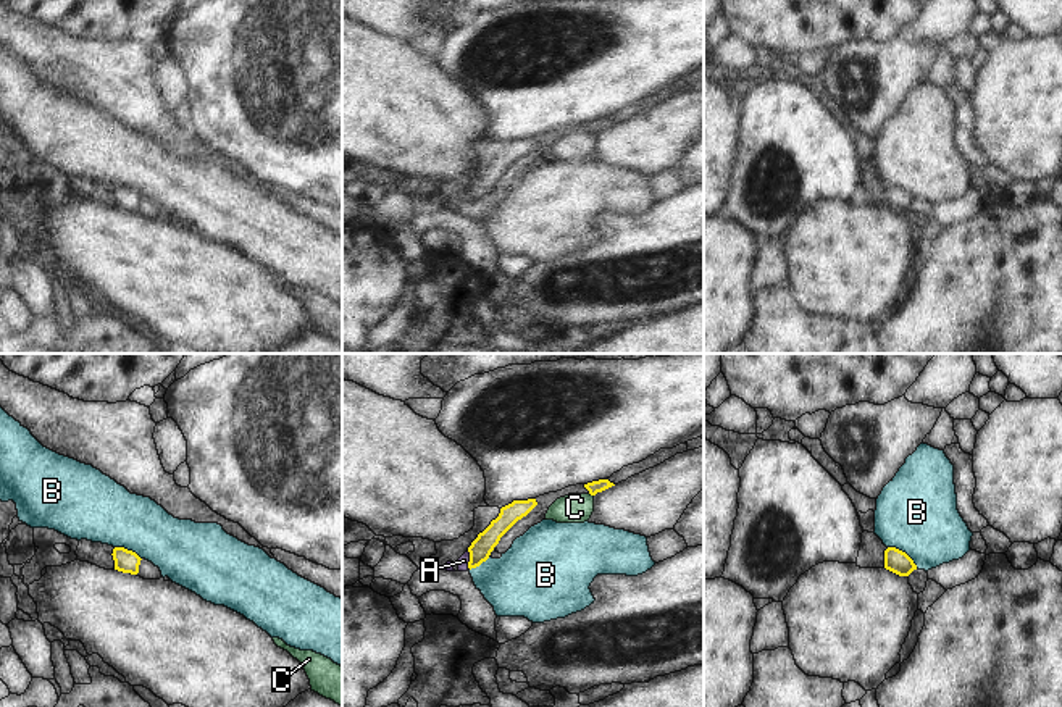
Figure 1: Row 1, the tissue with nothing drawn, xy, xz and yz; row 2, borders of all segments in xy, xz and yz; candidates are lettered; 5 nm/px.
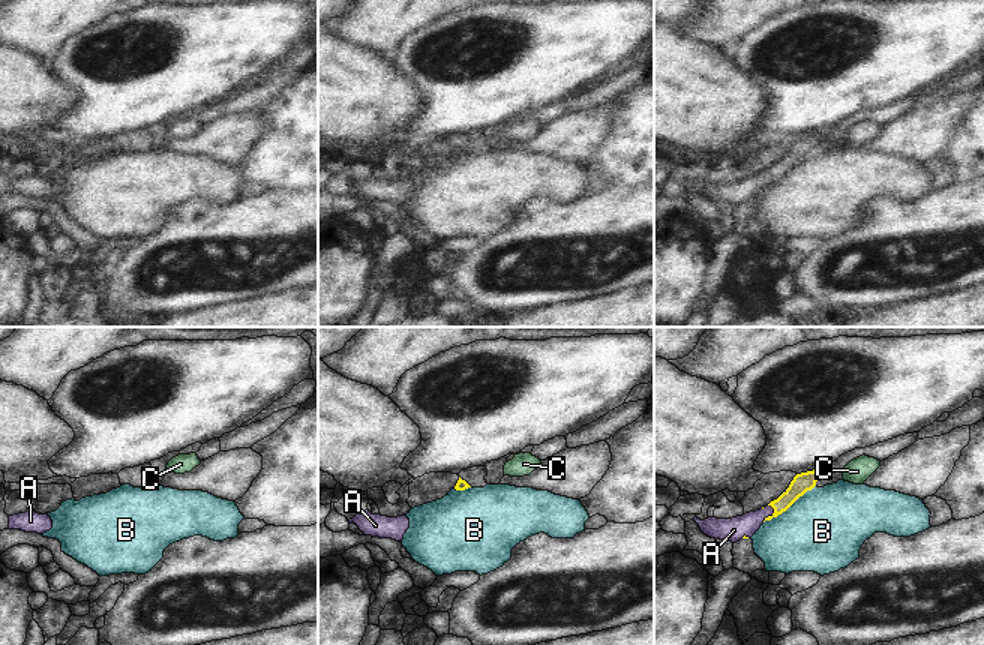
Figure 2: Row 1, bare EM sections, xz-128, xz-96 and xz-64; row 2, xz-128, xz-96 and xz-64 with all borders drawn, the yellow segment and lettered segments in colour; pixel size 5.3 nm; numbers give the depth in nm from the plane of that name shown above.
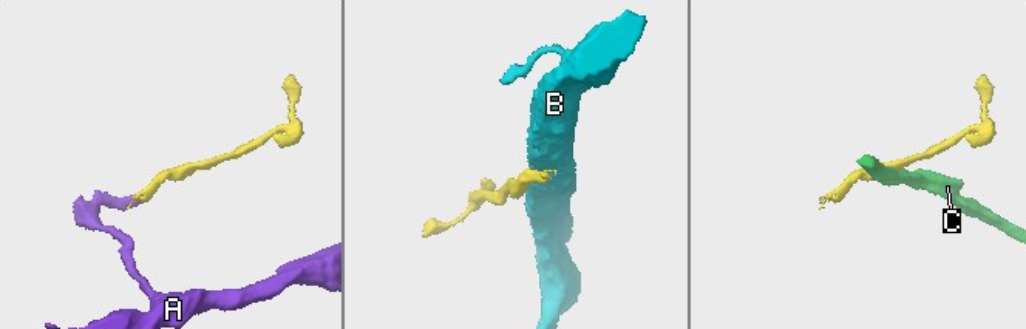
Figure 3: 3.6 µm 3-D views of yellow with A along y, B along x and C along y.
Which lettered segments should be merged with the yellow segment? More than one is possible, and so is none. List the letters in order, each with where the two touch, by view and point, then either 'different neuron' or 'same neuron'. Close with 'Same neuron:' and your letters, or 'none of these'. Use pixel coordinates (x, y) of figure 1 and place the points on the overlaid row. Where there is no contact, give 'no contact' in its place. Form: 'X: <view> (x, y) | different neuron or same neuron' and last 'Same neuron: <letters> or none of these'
A: xz (470, 559) | same neuron
B: yz (904, 552) | different neuron
C: xz (591, 494) | different neuron
Same neuron: A

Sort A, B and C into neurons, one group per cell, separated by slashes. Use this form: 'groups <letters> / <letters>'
groups A / B / C

